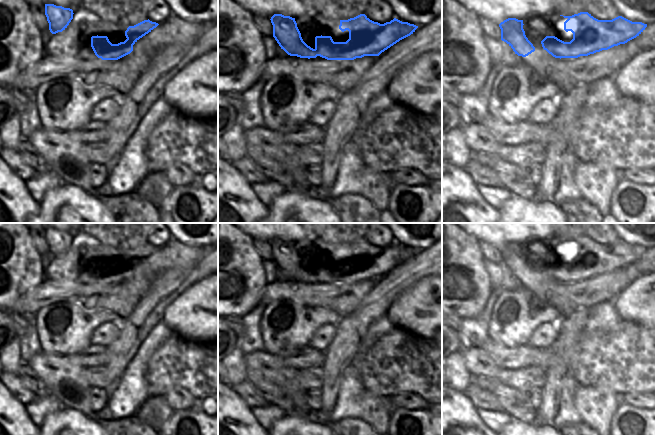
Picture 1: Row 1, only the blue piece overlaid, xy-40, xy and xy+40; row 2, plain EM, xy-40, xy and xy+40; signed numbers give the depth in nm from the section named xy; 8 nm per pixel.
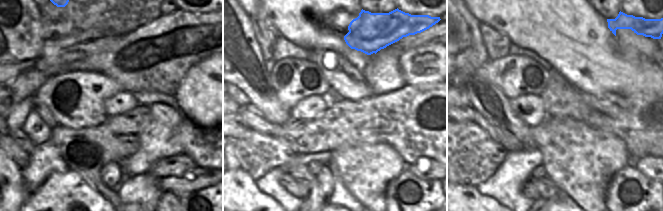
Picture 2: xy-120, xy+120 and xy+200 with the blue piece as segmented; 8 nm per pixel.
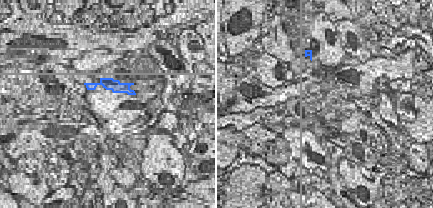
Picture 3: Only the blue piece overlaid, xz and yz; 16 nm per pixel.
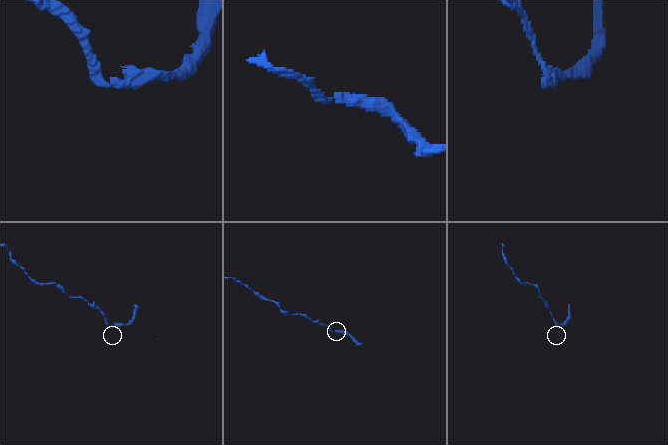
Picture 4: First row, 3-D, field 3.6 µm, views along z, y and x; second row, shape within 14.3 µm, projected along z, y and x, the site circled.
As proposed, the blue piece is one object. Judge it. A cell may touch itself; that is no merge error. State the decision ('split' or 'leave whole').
split

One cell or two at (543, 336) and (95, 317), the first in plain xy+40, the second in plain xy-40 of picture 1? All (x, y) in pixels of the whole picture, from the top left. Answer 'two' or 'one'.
two

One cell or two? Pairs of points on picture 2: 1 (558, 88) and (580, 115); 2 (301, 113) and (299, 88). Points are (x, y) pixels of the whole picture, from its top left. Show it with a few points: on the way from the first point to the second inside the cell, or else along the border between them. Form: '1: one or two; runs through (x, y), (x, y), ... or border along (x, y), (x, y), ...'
1: one; runs through (561, 95), (574, 108)
2: two; border along (324, 94), (305, 96), (290, 109)

